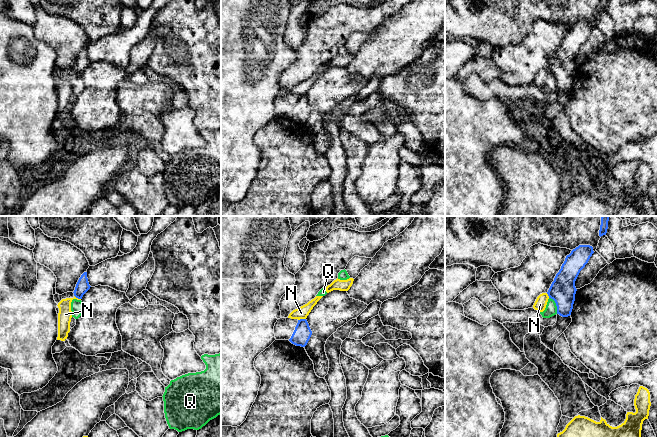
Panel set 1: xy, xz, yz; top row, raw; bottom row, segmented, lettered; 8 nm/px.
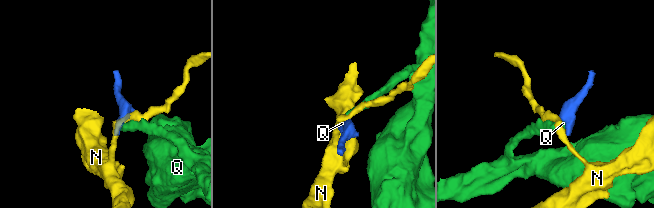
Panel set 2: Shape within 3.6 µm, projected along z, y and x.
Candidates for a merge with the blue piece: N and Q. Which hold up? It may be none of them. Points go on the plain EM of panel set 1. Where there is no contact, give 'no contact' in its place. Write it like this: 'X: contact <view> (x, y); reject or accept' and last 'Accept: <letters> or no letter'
N: contact xz (301, 95); reject
Q: contact yz (556, 81); reject
Accept: no letter

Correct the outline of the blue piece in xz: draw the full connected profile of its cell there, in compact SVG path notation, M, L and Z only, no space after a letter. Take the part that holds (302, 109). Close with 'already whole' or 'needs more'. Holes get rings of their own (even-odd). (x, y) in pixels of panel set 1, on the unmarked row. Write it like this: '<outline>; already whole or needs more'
M306 95L298 96L295 106L289 117L296 121L305 123L312 111L312 107Z; already whole

